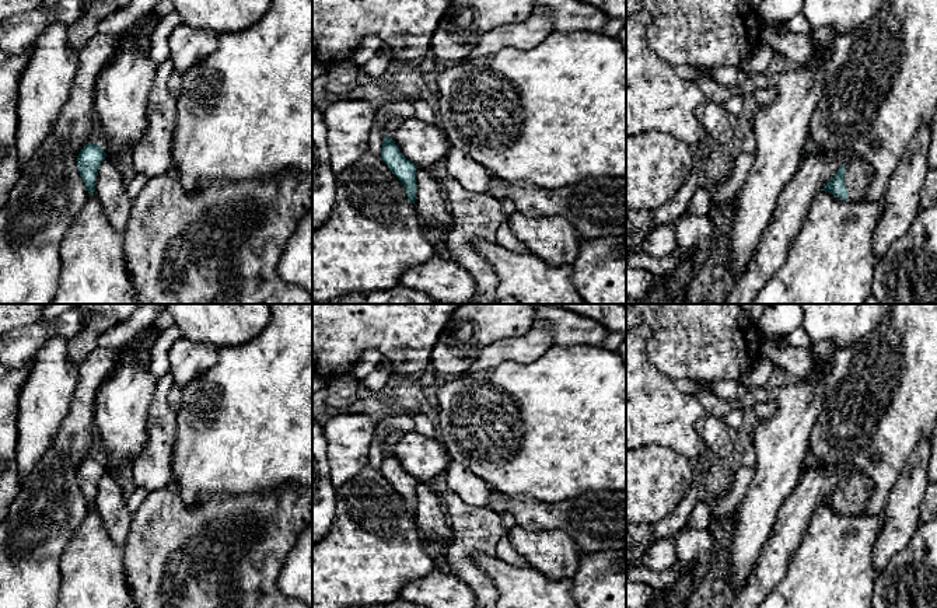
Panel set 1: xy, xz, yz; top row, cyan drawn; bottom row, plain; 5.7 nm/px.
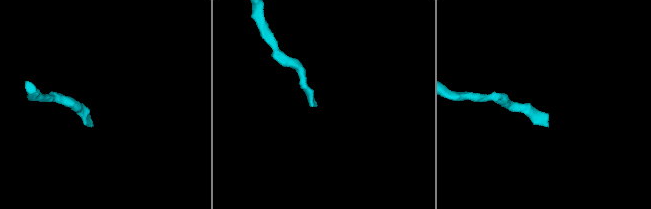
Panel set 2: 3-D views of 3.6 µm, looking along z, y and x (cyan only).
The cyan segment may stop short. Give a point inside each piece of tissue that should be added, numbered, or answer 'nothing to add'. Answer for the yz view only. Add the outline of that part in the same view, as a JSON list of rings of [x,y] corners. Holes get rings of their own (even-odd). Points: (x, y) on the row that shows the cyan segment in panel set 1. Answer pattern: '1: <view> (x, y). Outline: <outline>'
1: yz (857, 177). Outline: [[[853,160],[846,164],[845,184],[849,191],[849,202],[859,202],[864,198],[871,182],[871,171],[867,164]]]

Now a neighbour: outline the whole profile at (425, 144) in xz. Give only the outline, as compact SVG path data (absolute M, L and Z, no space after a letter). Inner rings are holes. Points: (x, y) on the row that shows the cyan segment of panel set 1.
M416 116L403 119L392 130L392 140L406 160L426 170L444 161L452 150L438 123L429 123Z

